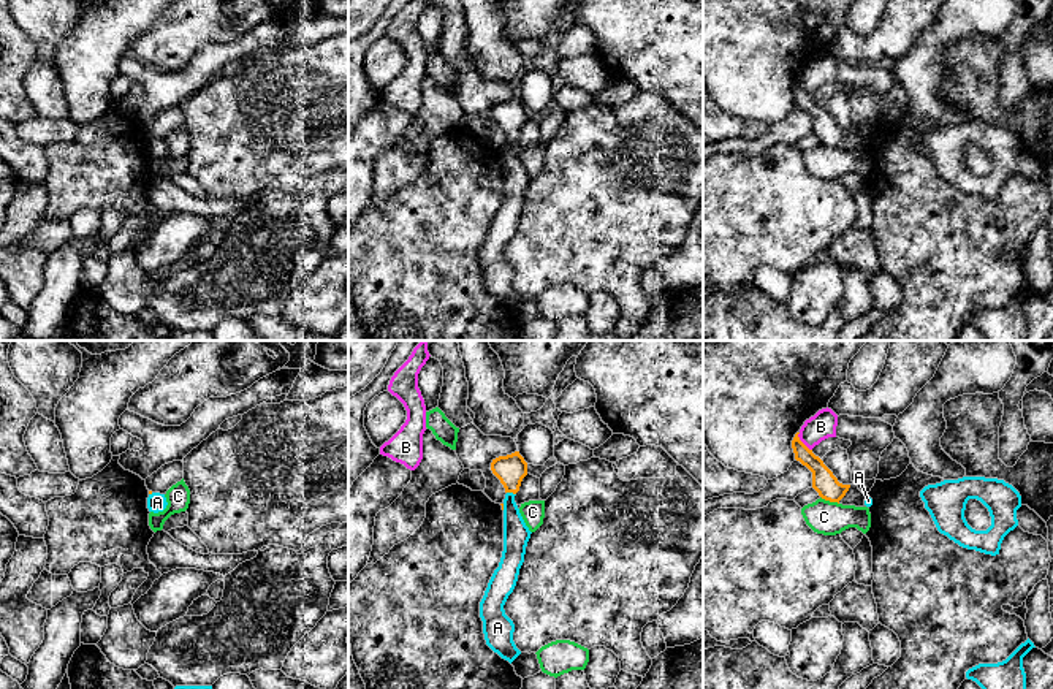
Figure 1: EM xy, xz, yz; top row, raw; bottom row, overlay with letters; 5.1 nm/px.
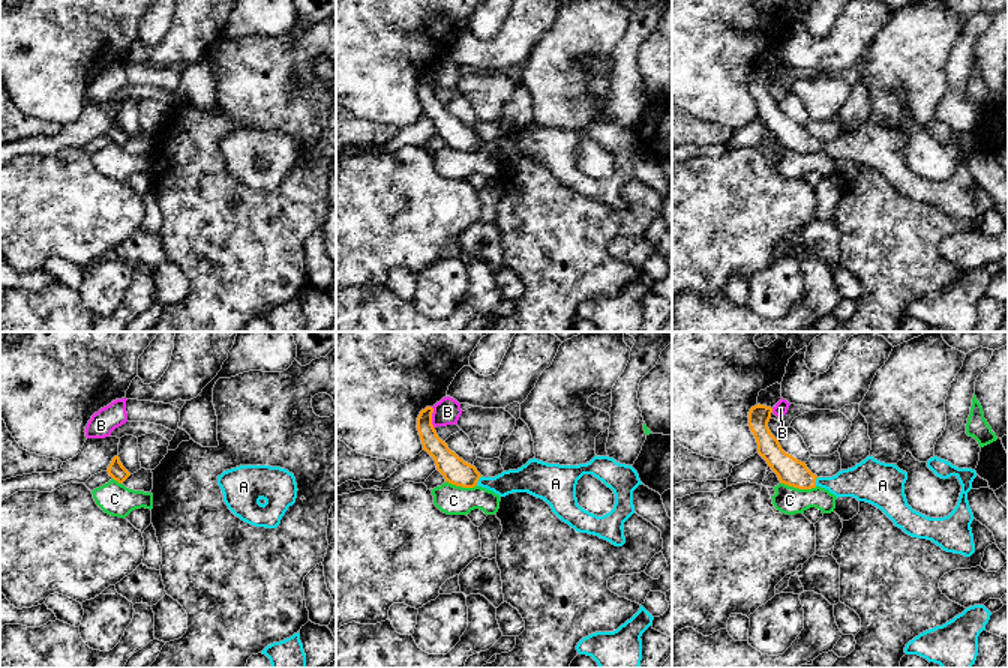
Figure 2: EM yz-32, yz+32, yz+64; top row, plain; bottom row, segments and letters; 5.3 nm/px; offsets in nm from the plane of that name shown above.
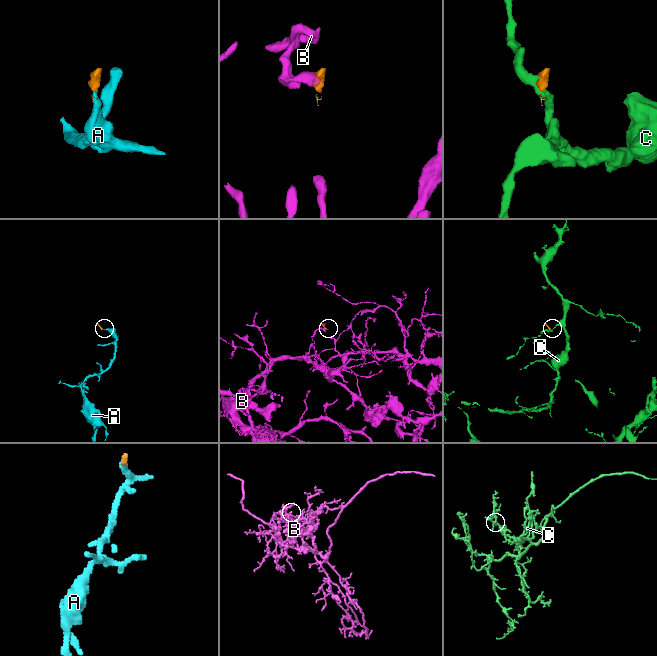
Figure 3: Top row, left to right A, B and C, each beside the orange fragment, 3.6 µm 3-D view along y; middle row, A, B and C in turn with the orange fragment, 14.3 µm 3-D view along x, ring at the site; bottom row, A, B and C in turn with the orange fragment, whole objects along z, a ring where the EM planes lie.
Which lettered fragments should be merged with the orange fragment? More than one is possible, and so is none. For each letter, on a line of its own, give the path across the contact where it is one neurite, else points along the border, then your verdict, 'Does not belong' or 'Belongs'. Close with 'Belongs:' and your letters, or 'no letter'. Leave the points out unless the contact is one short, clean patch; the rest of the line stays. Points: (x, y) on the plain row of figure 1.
A: Path across: xz (510, 114), (512, 137), (510, 159), (516, 179). Belongs
B: Boundary: yz (798, 78), (798, 83), (811, 95). Does not belong
C: Boundary: yz (821, 141), (838, 149). Does not belong
Belongs: A

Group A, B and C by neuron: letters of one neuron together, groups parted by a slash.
A / B / C

